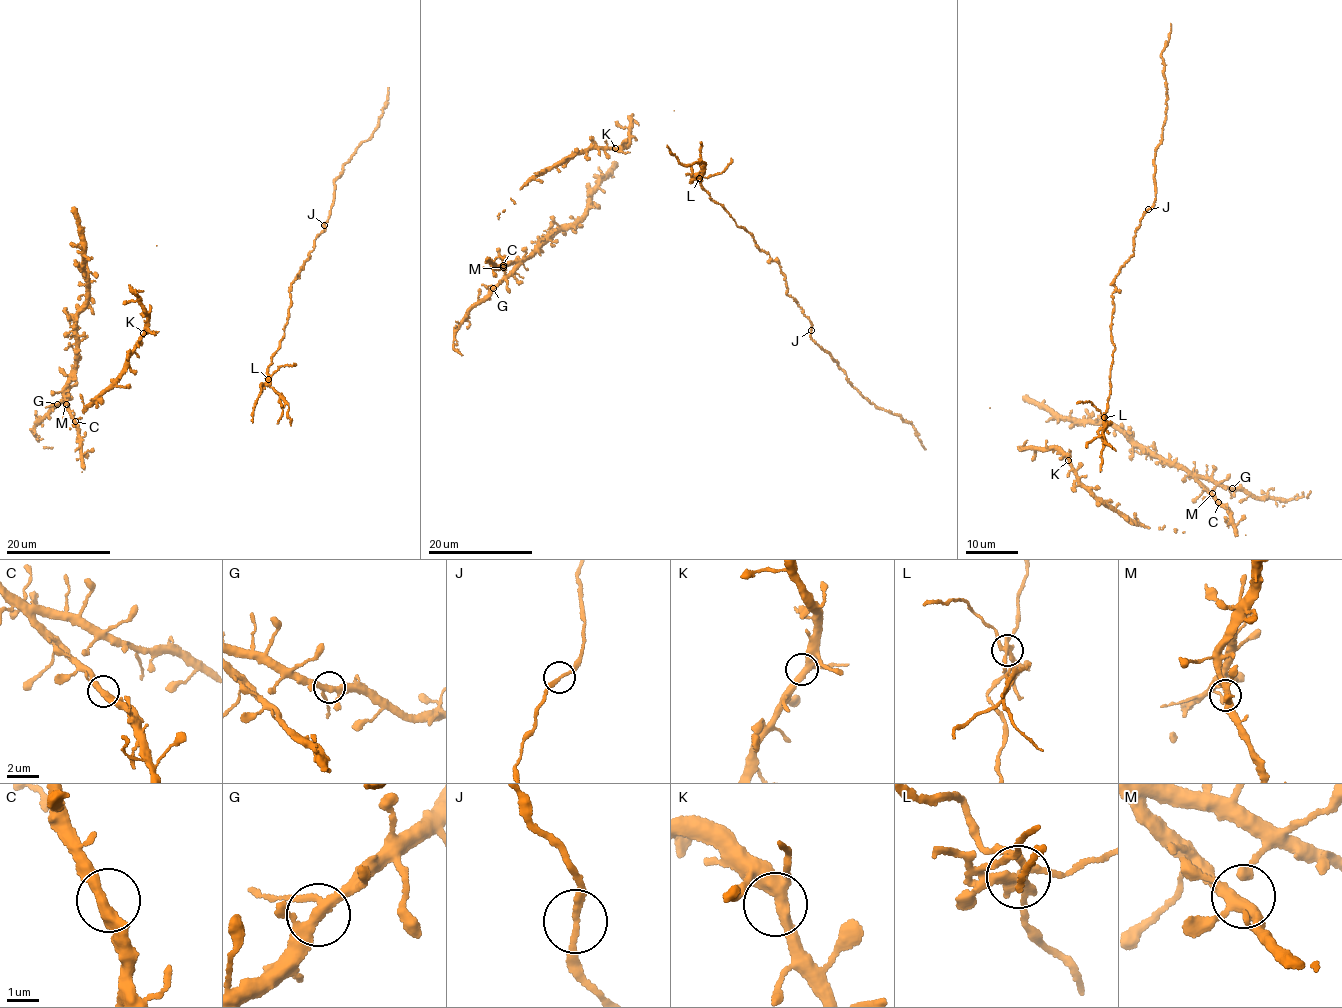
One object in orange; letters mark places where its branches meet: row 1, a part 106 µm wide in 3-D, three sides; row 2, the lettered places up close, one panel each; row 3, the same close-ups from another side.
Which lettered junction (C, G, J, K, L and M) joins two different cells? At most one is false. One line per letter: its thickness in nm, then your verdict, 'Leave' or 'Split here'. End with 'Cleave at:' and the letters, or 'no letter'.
C: Thickness 380 nm. Leave
G: Thickness 320 nm. Leave
J: Thickness 190 nm. Leave
K: Thickness 360 nm. Leave
L: Thickness 300 nm. Split here
M: Thickness 340 nm. Leave
Cleave at: L

